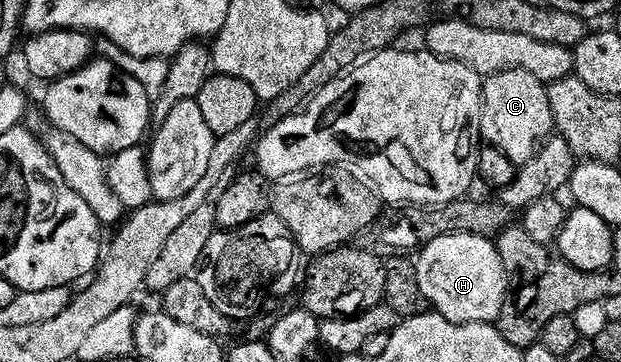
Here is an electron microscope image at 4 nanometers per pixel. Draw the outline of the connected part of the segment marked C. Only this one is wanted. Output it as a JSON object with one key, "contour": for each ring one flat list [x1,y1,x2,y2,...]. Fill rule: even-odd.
{"contour":[[508,69,489,76,484,81,483,140,501,149,511,161,523,163,530,160,554,133,548,91,545,82,525,69]]}

